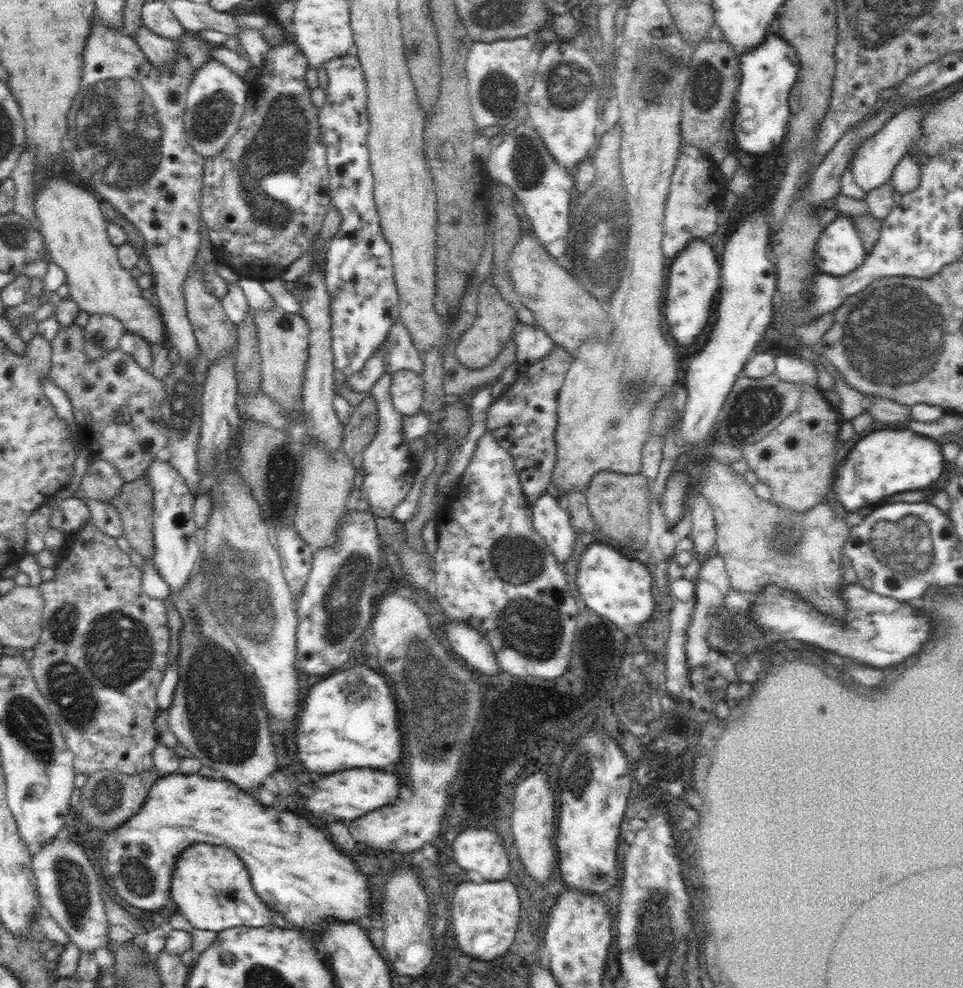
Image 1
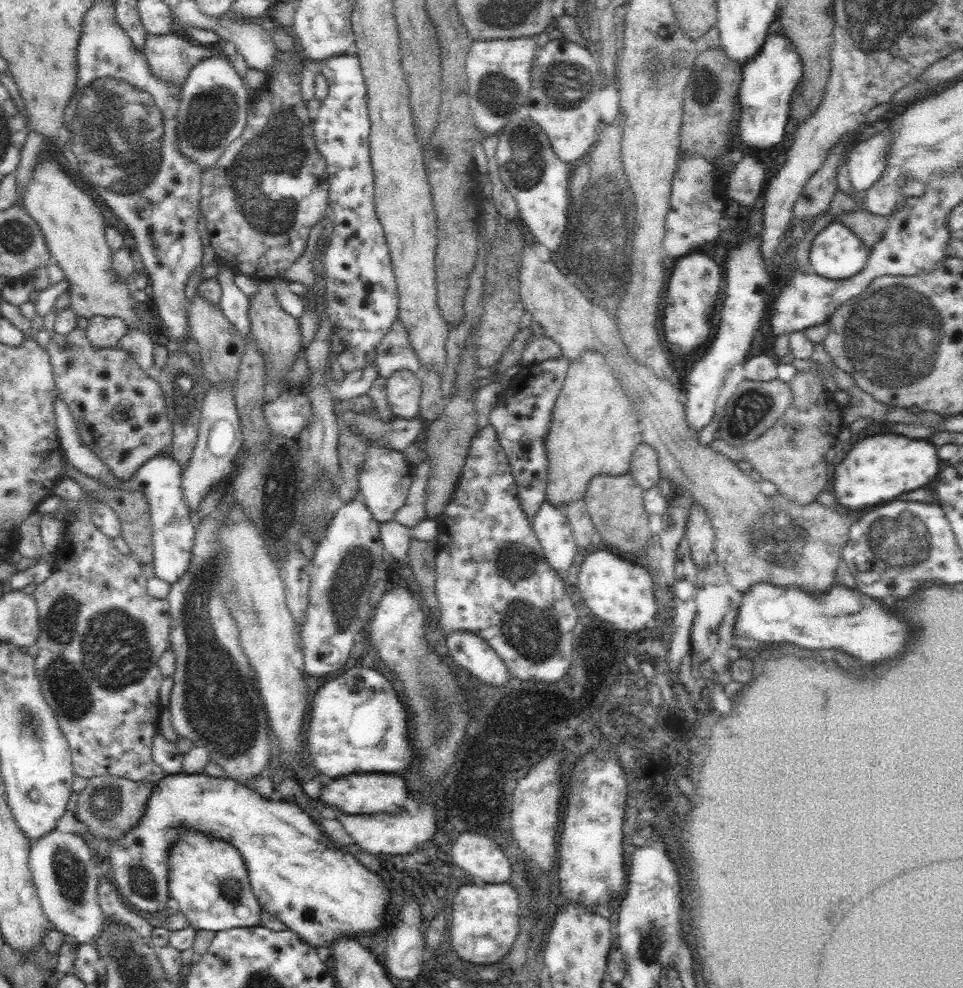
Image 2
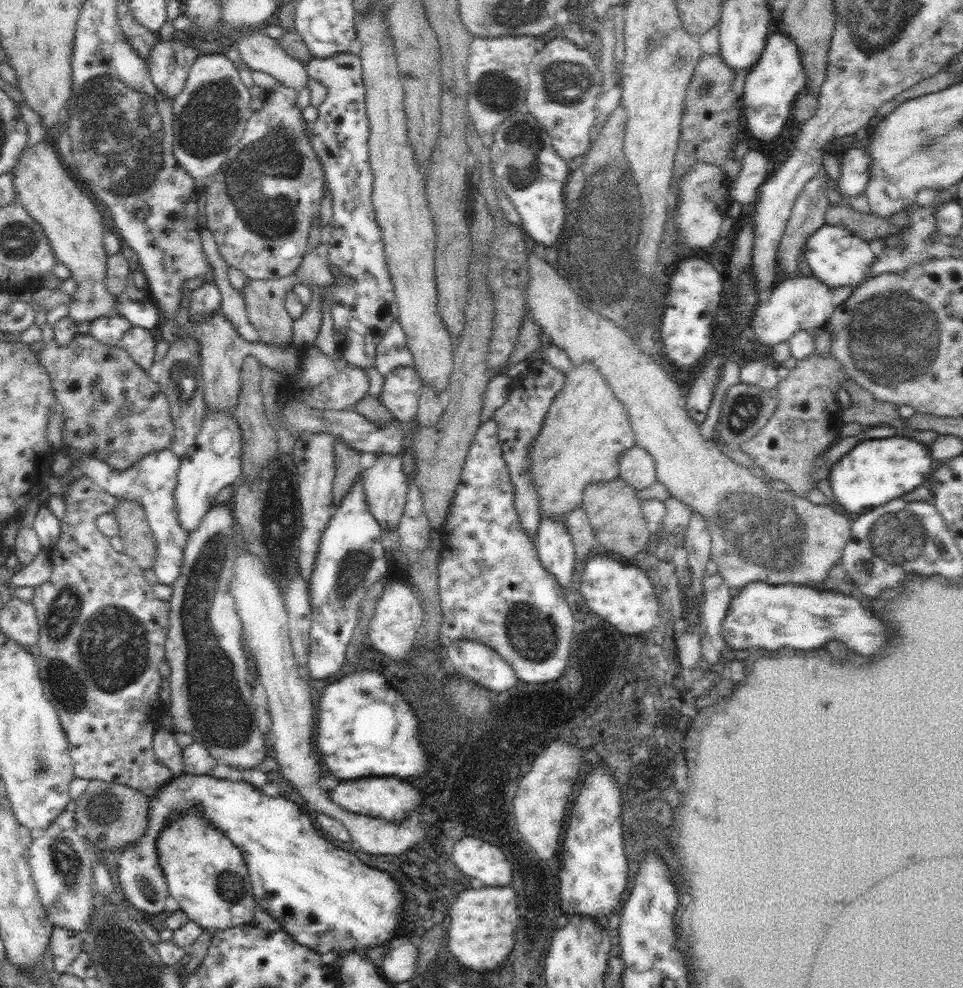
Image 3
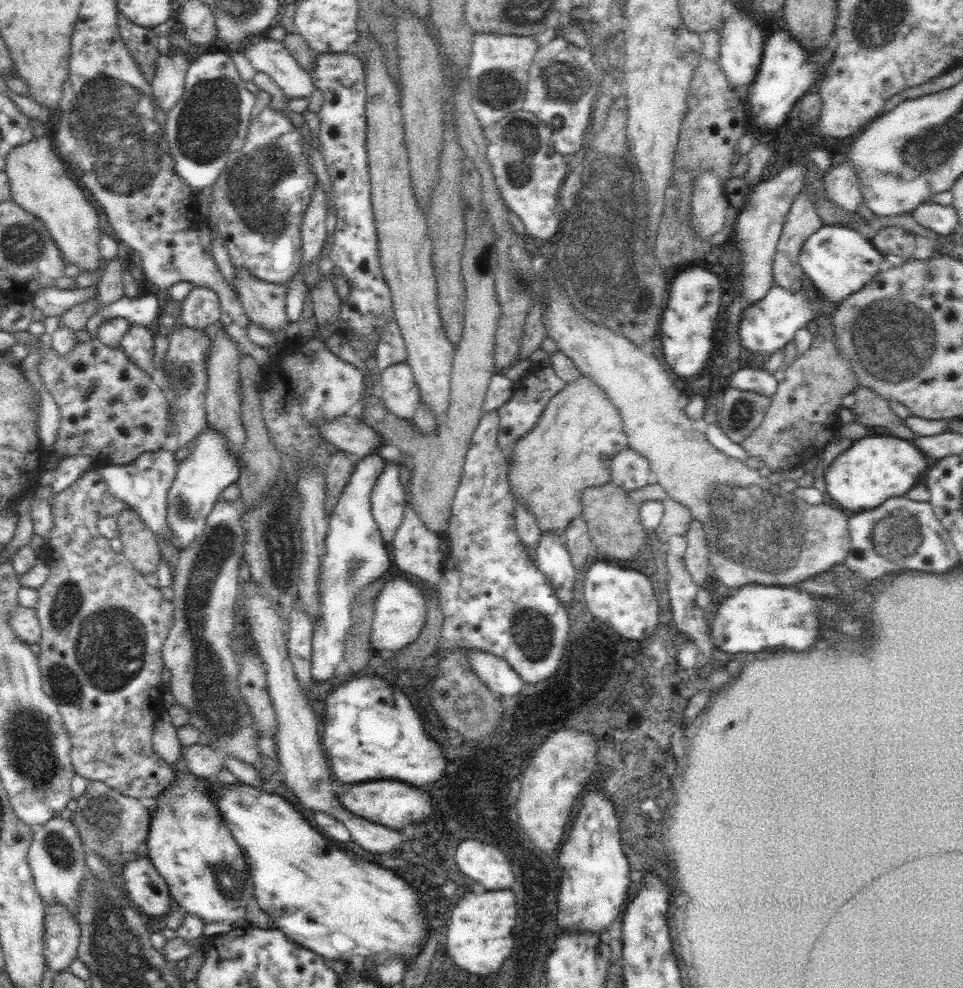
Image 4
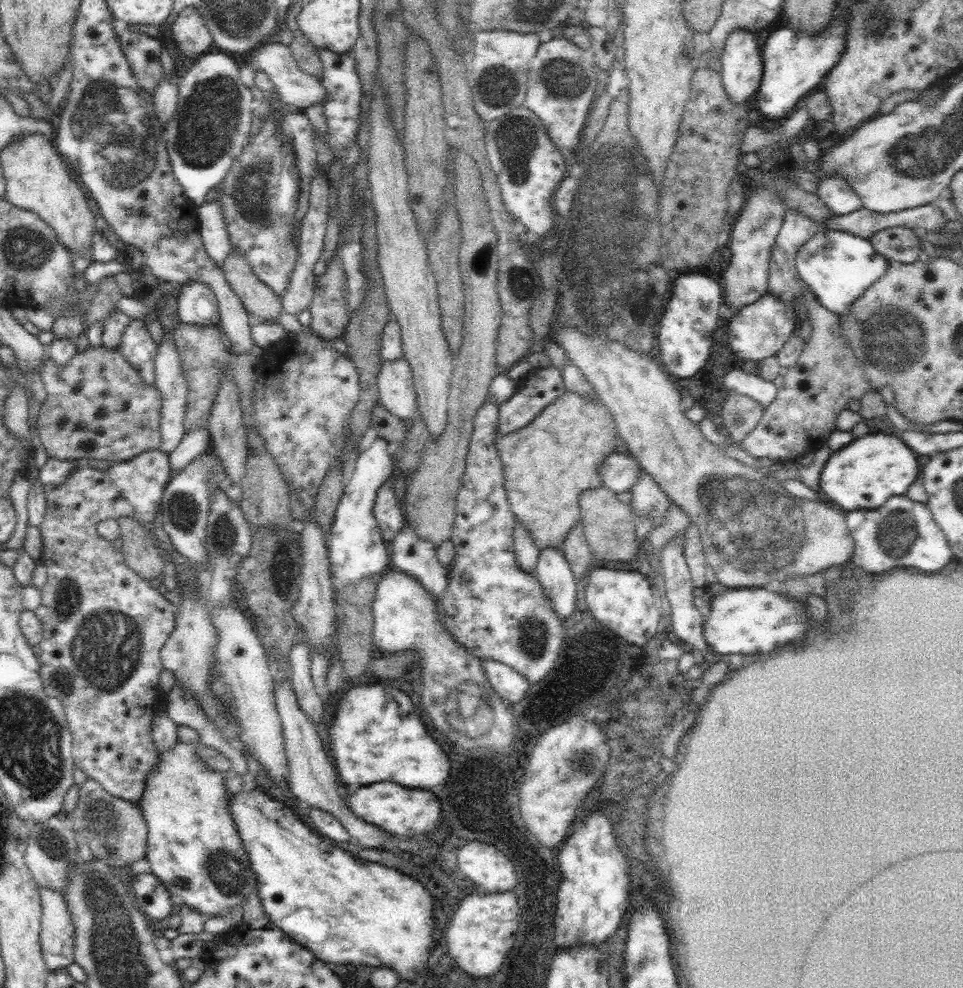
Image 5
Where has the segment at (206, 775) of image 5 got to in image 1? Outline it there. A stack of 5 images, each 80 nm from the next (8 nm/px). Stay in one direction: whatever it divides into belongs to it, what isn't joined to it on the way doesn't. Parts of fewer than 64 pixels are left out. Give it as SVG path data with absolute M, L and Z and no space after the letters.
M208 843L187 846L176 861L171 902L193 927L219 933L227 928L258 928L273 924L274 911L254 892L244 861L227 846Z

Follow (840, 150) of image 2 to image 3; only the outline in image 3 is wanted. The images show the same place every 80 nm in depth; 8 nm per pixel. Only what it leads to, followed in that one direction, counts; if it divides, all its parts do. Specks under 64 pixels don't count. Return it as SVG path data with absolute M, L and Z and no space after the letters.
M821 169L816 173L803 189L803 192L795 200L790 218L788 219L783 237L780 241L780 248L778 248L777 264L780 265L782 274L785 278L796 278L800 273L800 266L798 266L798 259L802 253L802 246L805 246L807 238L812 236L822 225L825 224L824 213L827 206L830 205L826 197L826 191L833 186L833 182L826 171Z

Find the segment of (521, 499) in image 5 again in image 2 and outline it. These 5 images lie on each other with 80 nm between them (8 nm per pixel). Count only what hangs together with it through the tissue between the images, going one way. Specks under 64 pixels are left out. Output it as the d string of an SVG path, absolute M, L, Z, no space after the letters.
M587 348L578 360L571 361L563 382L562 390L552 409L552 420L546 434L547 452L547 501L565 509L575 500L583 500L588 483L599 474L618 476L629 472L630 459L634 450L643 442L639 431L639 416L632 401L626 397L619 380L614 376L603 354Z

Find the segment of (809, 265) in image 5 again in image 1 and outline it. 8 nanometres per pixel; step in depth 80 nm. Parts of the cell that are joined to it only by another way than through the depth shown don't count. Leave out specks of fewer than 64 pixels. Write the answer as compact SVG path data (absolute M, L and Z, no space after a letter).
M838 214L816 243L816 267L832 276L845 277L860 267L866 256L852 216Z

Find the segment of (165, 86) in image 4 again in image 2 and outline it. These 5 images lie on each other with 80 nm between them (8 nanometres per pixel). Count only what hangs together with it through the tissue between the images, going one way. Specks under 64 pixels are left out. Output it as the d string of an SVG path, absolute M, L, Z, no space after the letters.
M181 32L165 35L147 33L143 53L156 78L177 84L182 84L192 67L203 58L220 55L202 44L190 42Z

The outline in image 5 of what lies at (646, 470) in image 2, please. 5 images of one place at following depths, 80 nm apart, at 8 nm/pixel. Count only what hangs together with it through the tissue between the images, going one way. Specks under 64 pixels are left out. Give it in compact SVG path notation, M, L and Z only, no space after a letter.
M616 451L610 453L598 467L601 484L616 493L626 492L636 484L642 470L633 455Z

